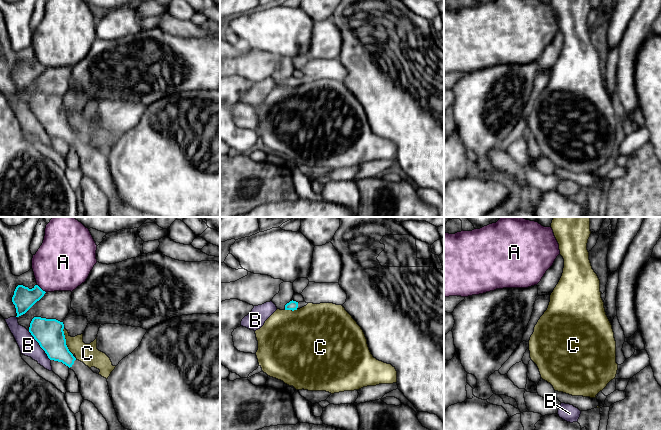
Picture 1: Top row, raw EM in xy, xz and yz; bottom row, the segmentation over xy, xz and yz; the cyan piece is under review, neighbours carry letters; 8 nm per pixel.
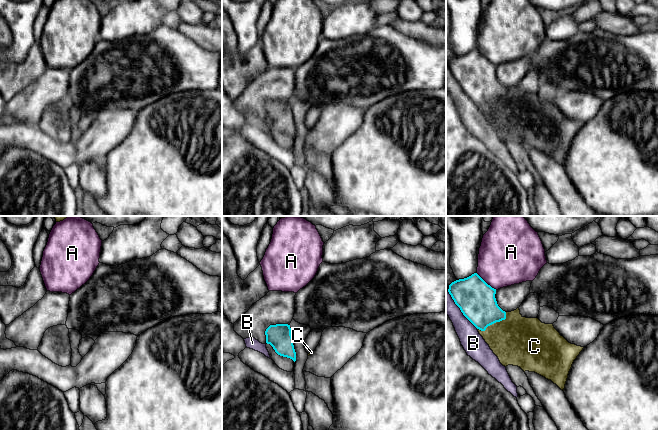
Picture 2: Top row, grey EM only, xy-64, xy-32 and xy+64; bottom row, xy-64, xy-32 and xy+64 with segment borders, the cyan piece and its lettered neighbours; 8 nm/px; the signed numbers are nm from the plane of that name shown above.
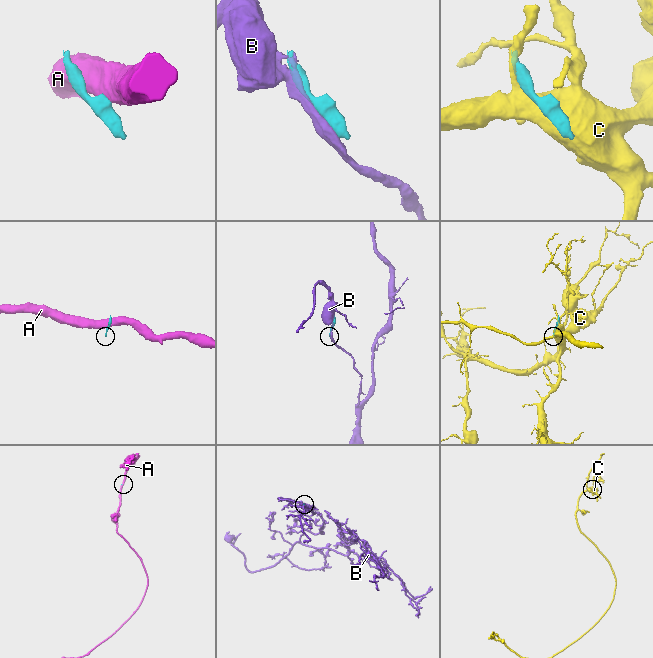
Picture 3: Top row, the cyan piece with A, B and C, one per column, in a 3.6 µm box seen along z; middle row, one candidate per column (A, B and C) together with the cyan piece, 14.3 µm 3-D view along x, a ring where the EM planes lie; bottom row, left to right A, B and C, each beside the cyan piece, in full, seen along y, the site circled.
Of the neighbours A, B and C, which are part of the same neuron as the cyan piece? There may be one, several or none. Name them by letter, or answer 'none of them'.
none of them

